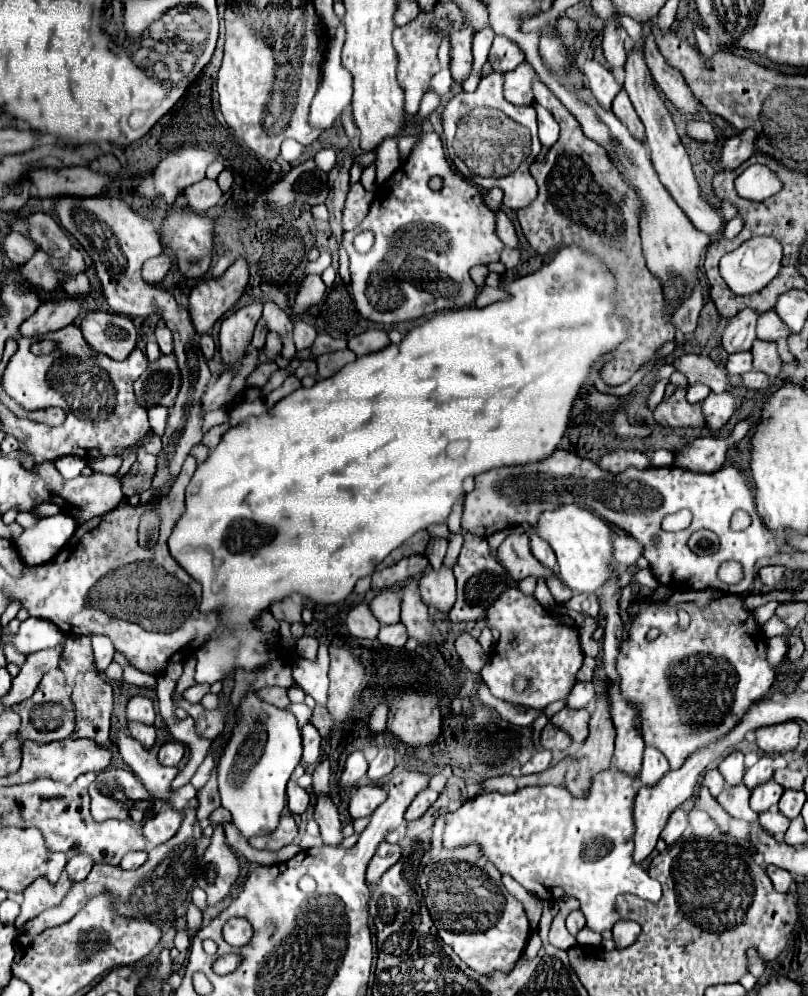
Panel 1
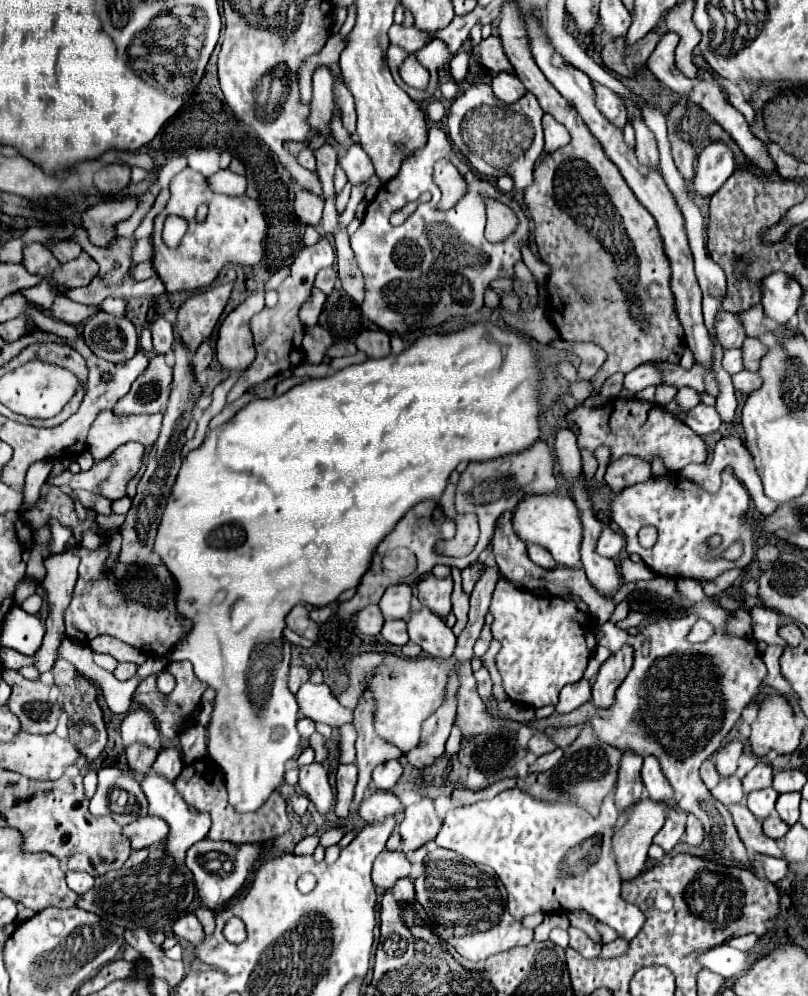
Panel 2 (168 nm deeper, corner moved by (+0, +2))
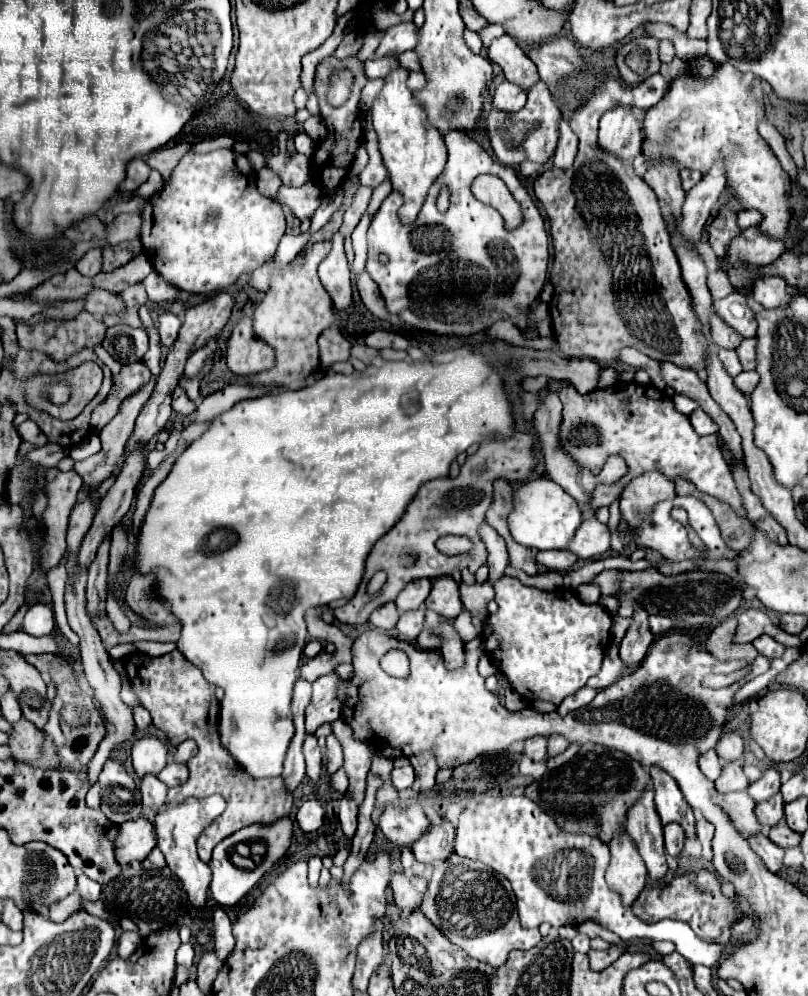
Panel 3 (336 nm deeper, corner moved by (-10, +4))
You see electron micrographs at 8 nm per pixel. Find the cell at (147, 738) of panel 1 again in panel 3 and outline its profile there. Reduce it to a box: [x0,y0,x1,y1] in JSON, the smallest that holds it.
[140,776,168,814]

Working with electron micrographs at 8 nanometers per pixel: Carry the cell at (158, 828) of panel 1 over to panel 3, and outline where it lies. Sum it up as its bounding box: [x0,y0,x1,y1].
[116,818,156,866]

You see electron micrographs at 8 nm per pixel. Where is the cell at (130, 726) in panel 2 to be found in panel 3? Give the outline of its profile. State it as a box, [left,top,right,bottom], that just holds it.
[132,734,168,778]

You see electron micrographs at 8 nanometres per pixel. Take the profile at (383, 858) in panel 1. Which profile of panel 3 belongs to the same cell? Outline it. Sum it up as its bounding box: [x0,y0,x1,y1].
[390,872,428,914]

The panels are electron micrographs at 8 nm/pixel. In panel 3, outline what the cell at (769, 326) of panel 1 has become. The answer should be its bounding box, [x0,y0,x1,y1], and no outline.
[714,292,756,338]

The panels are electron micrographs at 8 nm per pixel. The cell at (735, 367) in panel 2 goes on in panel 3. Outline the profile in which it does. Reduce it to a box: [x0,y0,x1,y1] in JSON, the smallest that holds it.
[718,350,742,378]

